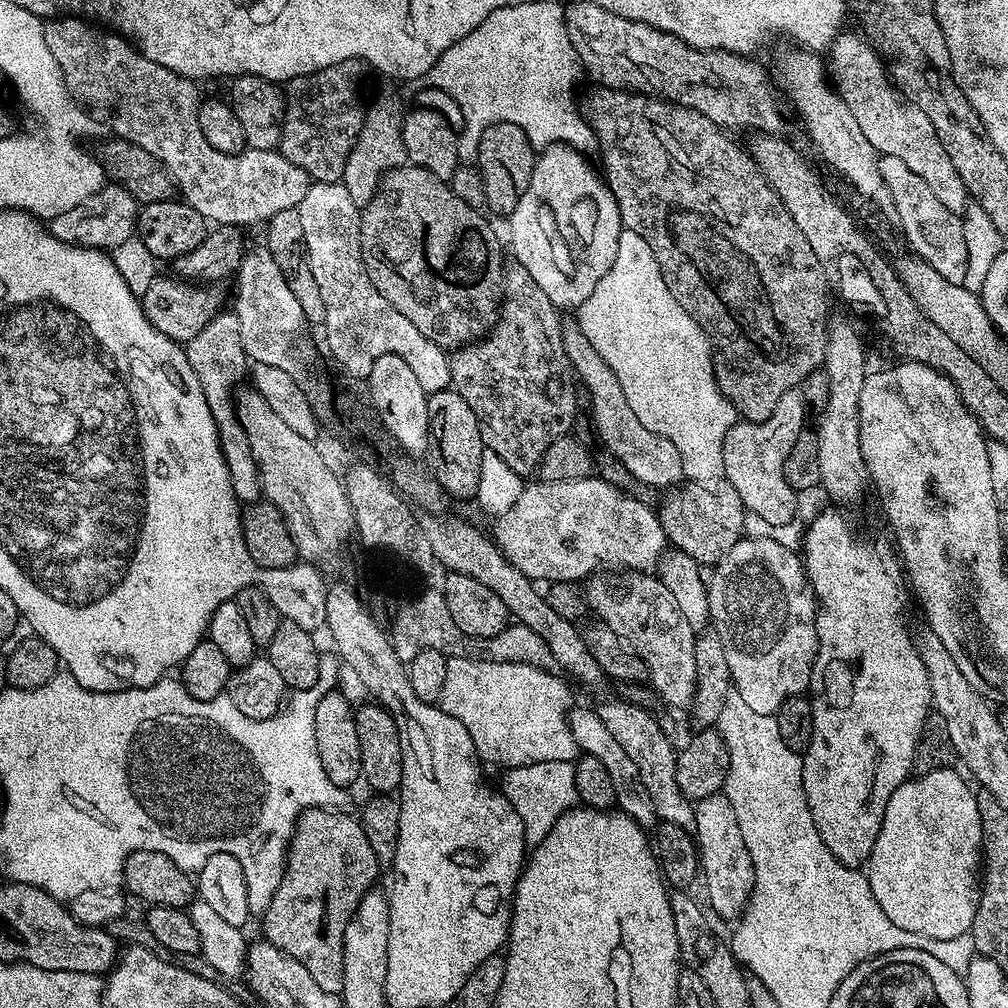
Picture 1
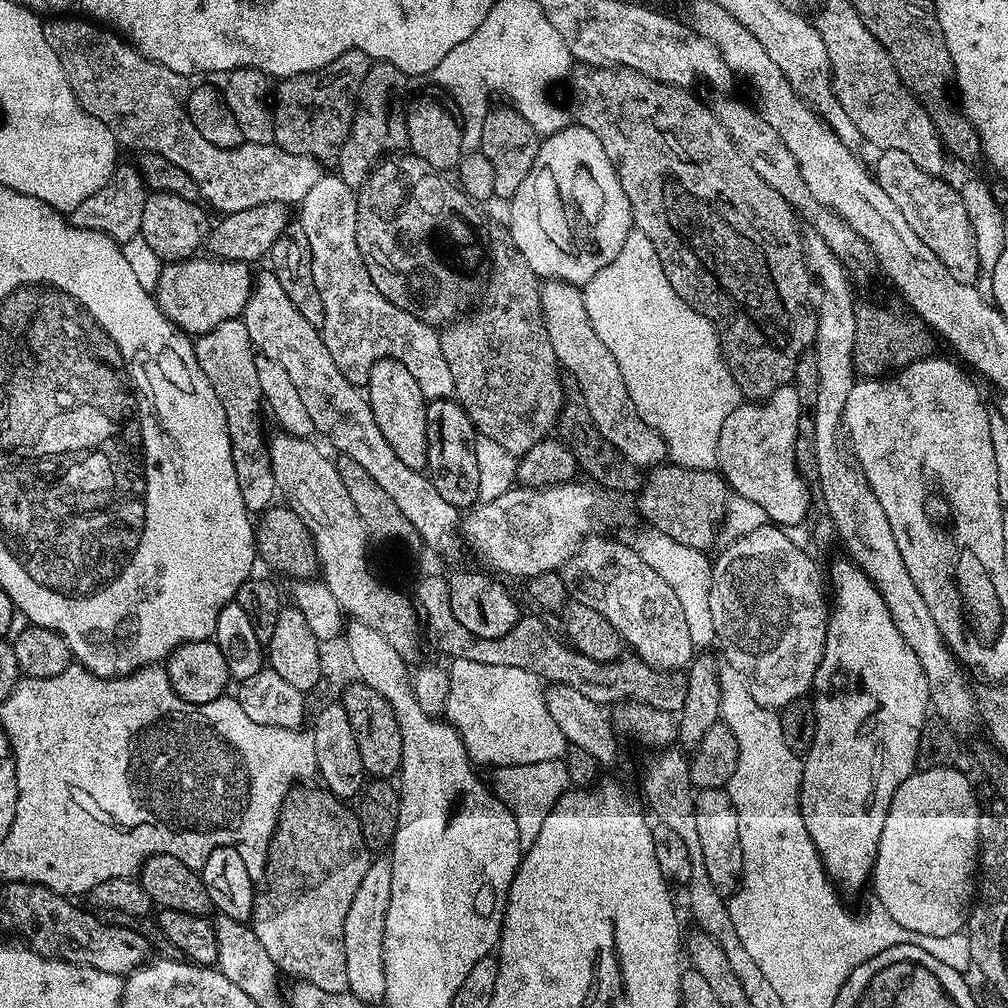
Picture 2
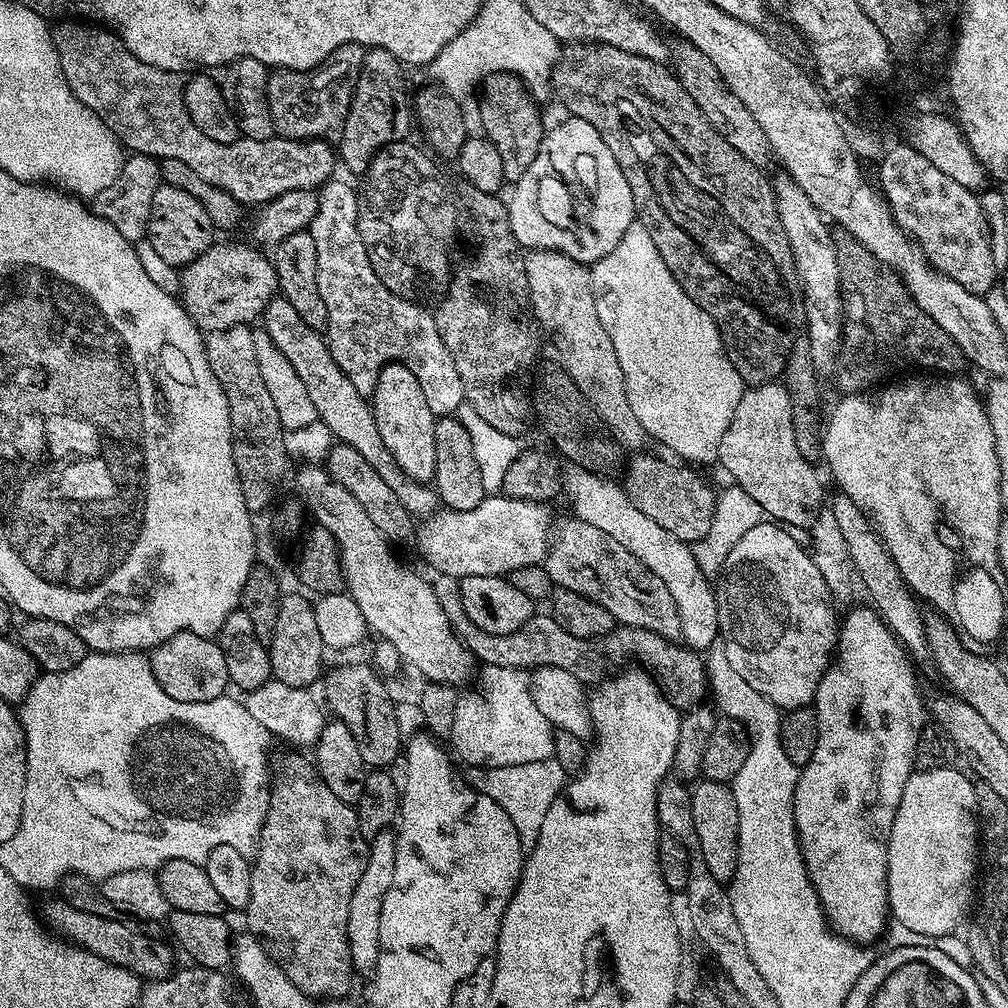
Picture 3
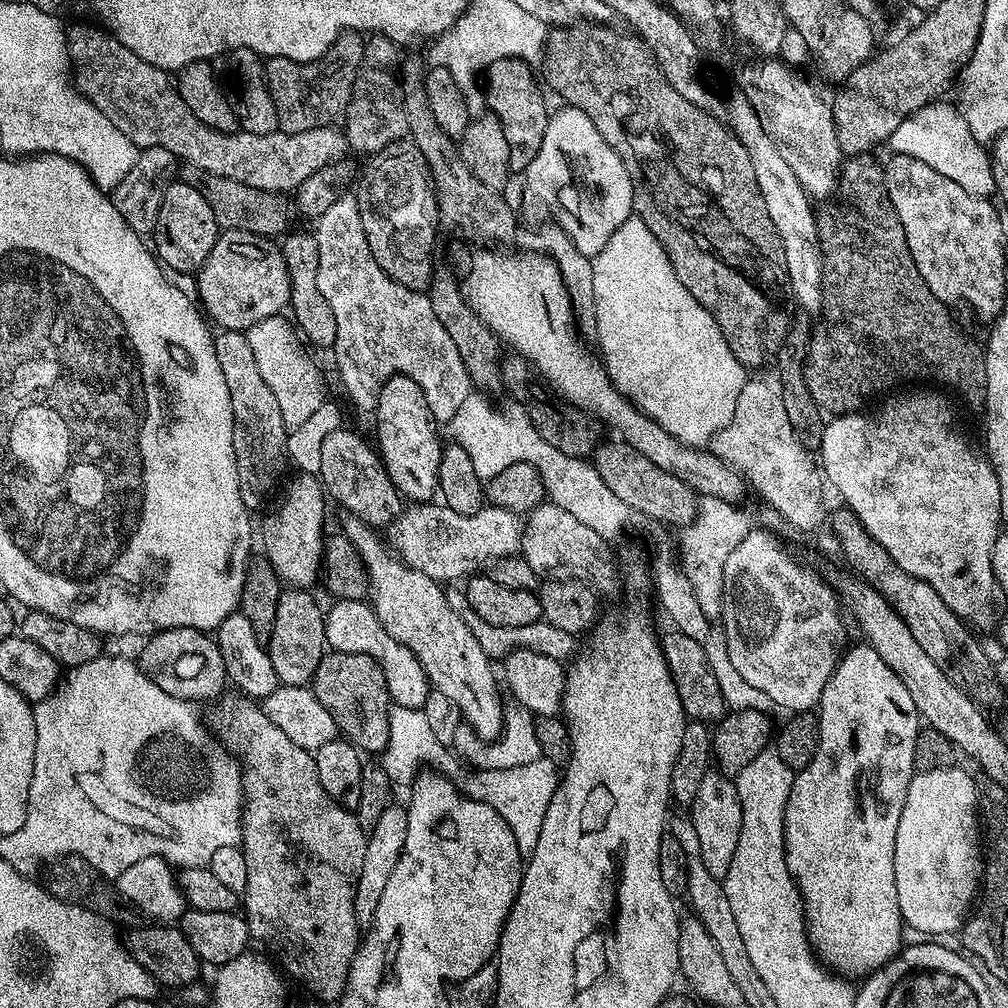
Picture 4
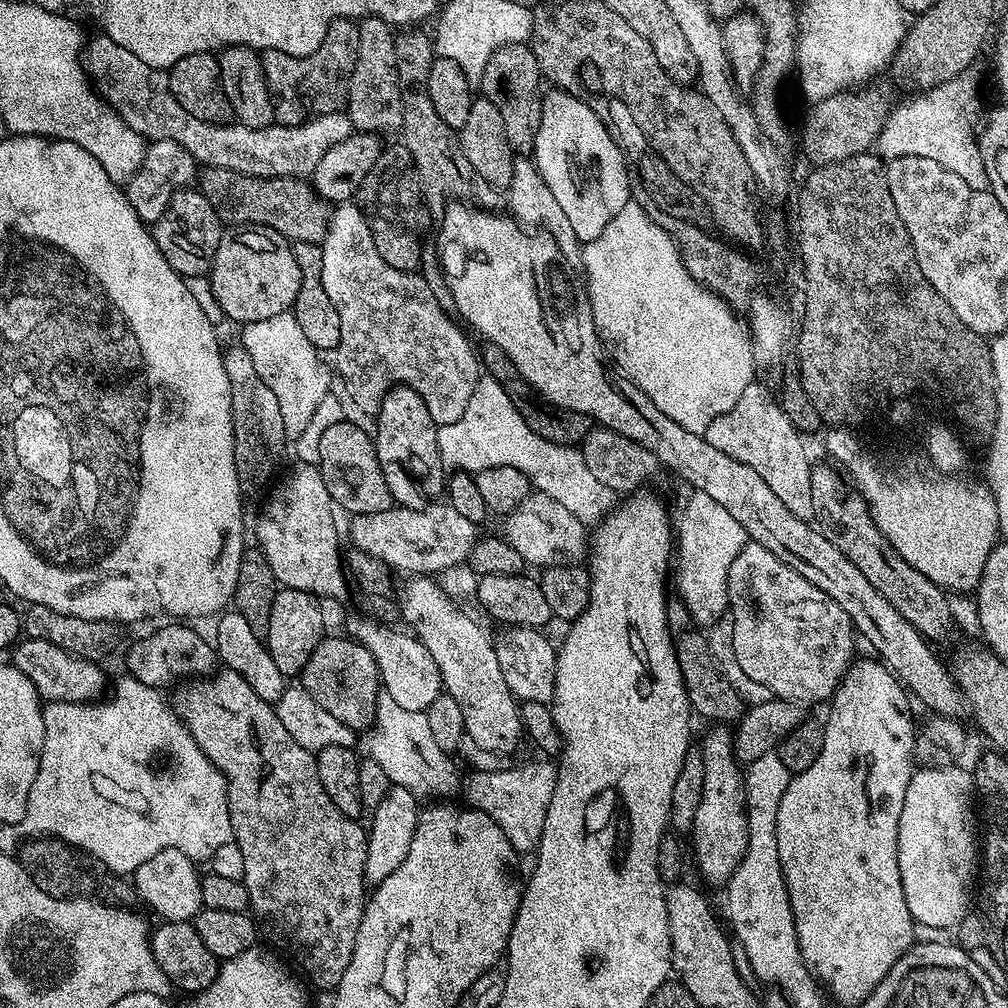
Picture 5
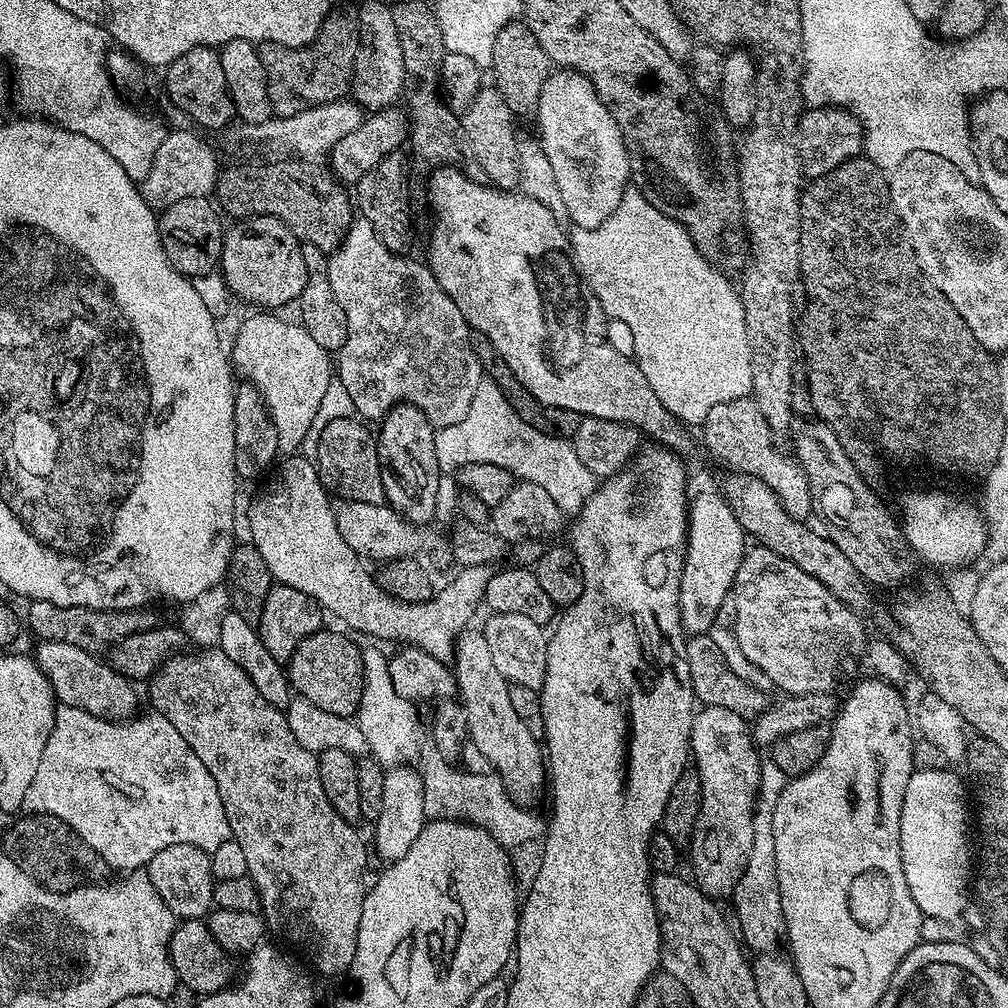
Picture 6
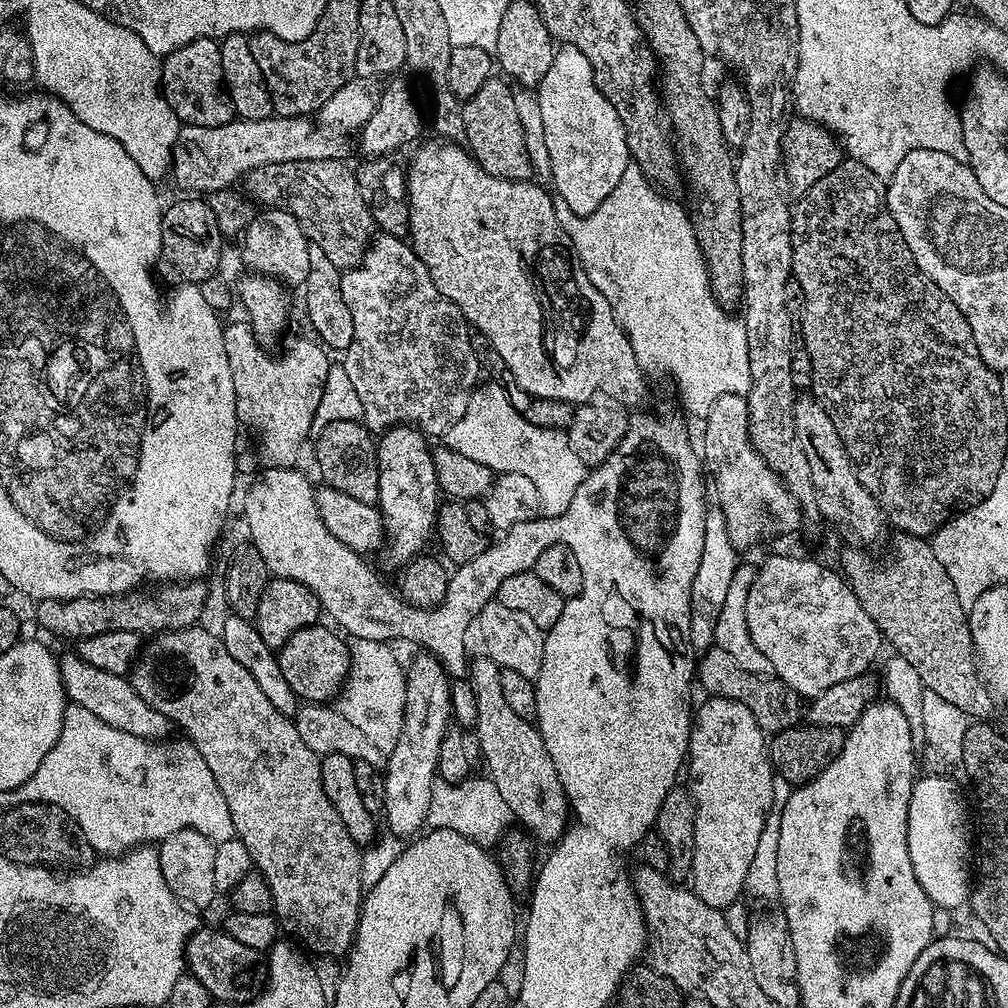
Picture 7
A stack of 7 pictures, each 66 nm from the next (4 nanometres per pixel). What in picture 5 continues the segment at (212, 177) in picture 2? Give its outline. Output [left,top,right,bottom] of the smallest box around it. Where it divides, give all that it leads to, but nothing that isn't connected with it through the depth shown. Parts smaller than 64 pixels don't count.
[82,34,354,180]

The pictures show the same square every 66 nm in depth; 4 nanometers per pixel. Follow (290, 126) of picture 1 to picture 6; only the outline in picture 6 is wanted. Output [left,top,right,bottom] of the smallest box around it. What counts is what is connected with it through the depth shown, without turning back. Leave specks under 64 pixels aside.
[259,7,360,117]

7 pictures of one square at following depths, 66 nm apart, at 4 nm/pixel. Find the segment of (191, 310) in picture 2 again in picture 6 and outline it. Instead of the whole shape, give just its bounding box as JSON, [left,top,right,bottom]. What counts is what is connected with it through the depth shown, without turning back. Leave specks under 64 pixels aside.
[219,216,308,310]

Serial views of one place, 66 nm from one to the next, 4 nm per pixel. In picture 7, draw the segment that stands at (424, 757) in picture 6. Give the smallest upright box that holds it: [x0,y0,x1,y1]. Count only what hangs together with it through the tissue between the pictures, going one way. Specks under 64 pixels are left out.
[338,639,514,850]

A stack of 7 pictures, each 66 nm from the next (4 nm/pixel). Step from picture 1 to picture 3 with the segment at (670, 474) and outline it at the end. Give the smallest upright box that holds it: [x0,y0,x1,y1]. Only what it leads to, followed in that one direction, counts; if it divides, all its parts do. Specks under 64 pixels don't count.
[524,250,648,452]

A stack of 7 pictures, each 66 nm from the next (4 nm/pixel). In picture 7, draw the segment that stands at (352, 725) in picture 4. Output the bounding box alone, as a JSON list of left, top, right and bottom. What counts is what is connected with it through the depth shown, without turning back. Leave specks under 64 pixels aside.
[276,622,350,704]

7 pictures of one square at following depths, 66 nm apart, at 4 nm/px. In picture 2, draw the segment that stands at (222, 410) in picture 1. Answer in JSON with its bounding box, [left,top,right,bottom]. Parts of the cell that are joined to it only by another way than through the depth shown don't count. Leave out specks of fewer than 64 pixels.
[194,318,278,514]

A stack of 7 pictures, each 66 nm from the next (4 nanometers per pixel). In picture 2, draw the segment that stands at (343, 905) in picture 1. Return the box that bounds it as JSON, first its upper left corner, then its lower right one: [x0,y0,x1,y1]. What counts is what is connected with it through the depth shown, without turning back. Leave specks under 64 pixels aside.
[250,786,374,992]

